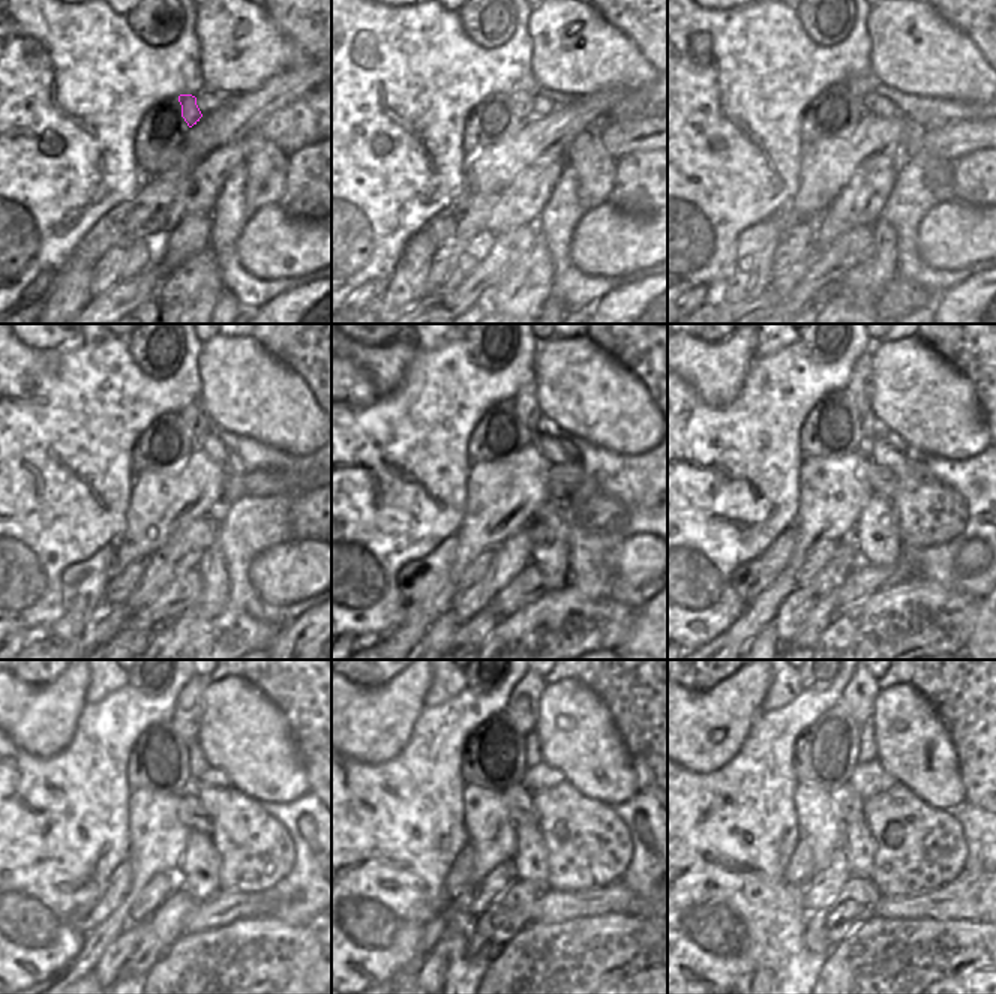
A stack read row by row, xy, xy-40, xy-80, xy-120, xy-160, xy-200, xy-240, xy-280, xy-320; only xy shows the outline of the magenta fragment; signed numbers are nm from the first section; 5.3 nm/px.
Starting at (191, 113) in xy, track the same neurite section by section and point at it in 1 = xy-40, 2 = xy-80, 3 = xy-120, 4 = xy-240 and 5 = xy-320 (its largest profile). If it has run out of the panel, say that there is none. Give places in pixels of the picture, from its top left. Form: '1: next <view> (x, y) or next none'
1: next xy-40 (524, 96)
2: next xy-80 (864, 86)
3: next xy-120 (194, 416)
4: next xy-240 (188, 717)
5: next xy-320 (860, 694)

